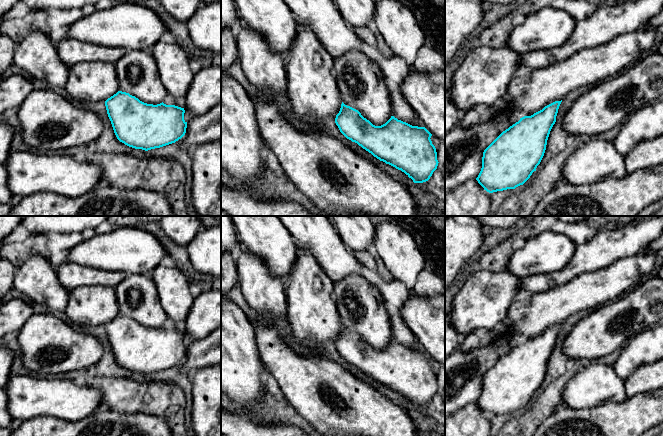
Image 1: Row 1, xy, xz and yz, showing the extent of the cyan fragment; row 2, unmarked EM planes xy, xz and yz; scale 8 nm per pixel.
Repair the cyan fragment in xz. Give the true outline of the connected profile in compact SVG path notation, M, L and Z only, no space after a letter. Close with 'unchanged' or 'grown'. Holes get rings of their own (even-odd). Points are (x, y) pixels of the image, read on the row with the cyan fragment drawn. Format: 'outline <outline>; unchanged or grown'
outline M343 102L336 115L335 123L347 139L357 143L380 161L401 170L414 183L428 181L437 169L439 162L436 148L430 139L432 134L425 127L412 126L394 116L391 116L385 124L375 126L364 118L358 110L345 105Z; unchanged

